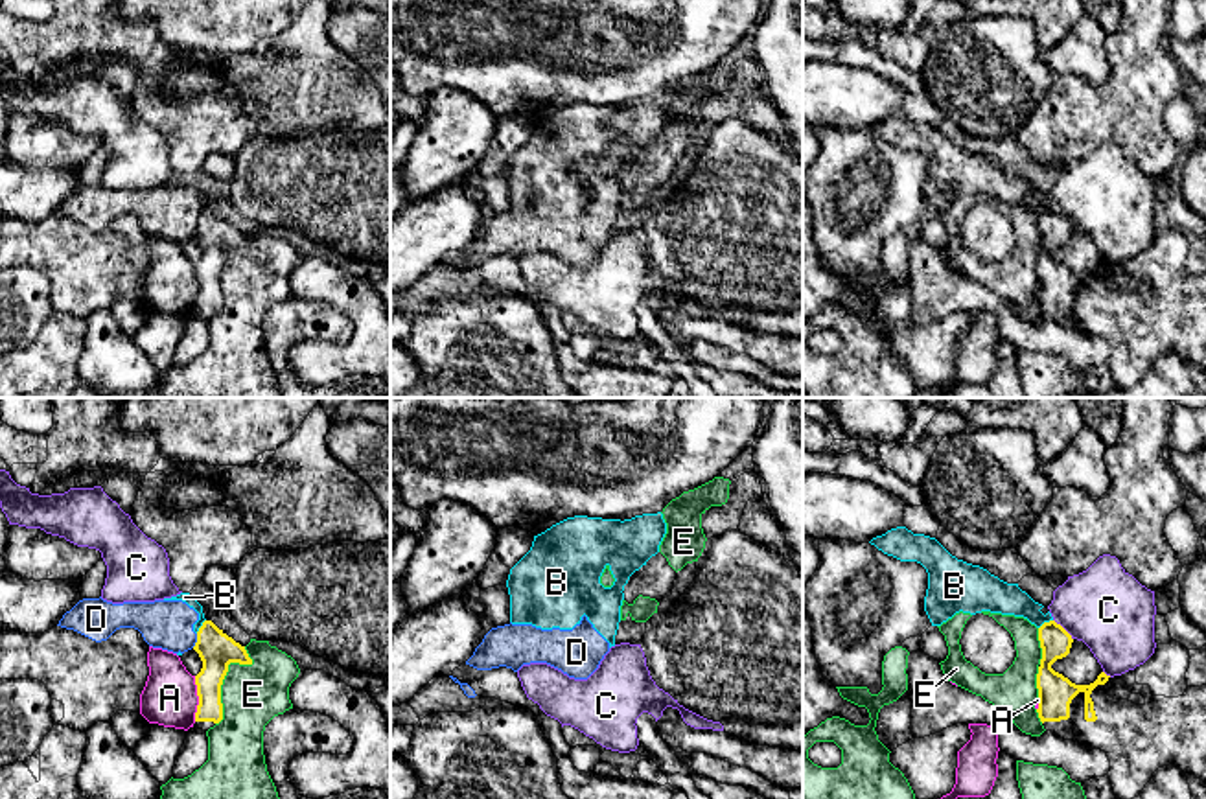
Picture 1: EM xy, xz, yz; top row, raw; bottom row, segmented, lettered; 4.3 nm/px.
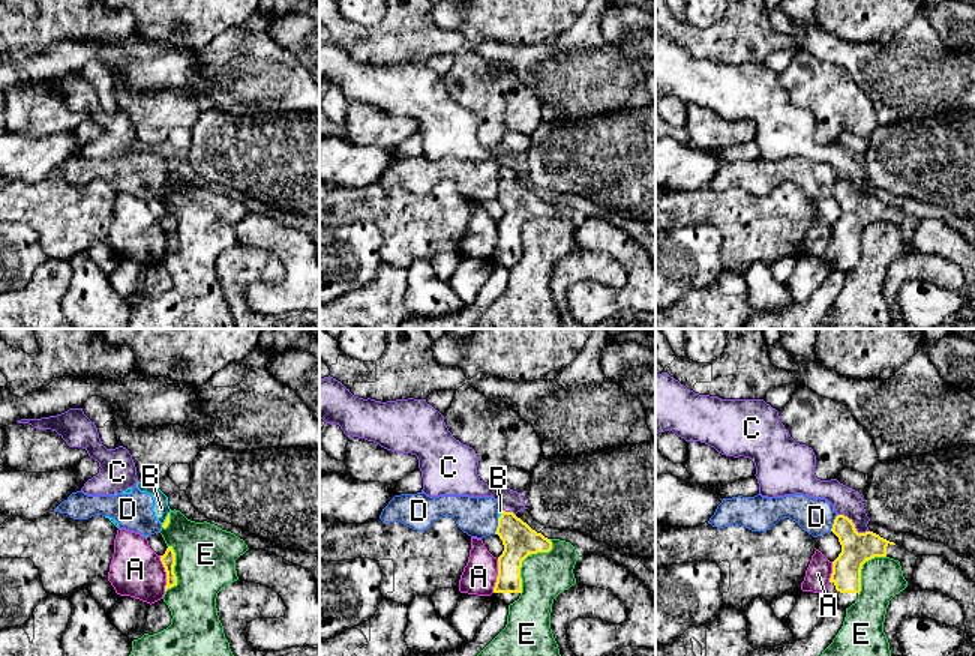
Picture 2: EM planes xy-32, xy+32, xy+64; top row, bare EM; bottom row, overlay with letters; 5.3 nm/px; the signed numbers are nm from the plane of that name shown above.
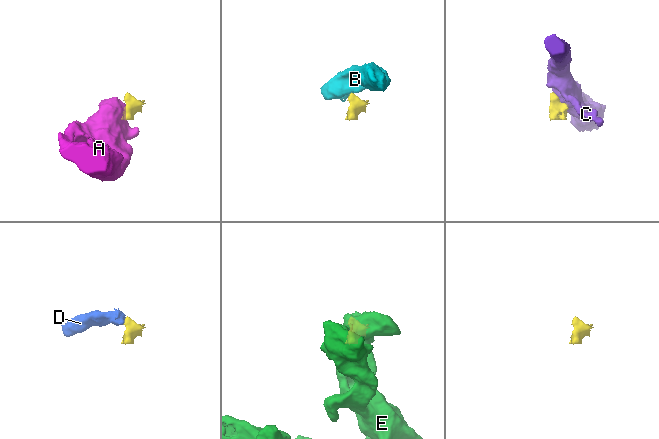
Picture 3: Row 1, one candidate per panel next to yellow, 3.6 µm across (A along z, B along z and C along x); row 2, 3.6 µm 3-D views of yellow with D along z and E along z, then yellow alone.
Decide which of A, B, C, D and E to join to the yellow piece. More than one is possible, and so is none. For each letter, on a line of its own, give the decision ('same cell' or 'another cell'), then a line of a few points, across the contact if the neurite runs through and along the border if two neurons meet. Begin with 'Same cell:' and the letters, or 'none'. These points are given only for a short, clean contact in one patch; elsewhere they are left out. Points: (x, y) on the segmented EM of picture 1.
Same cell: none
A: another cell; line xy (194, 676), (197, 691), (196, 720)
B: another cell; line yz (1052, 619), (1039, 628)
C: another cell; line yz (1054, 619), (1072, 639)
D: another cell; line xy (197, 634), (197, 641), (192, 647)
E: another cell

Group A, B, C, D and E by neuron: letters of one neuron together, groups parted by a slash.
A / B D / C / E

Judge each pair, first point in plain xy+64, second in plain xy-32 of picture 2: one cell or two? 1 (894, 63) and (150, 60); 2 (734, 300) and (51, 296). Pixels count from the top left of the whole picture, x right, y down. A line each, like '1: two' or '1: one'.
1: two
2: one

